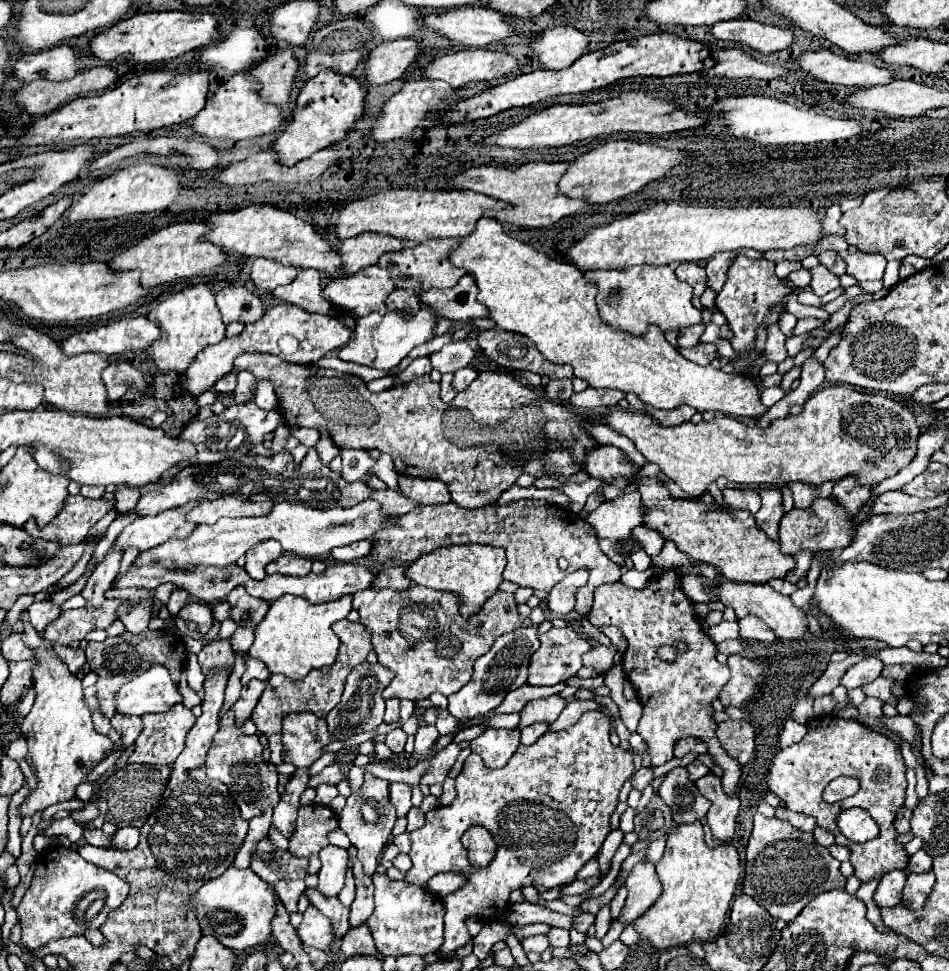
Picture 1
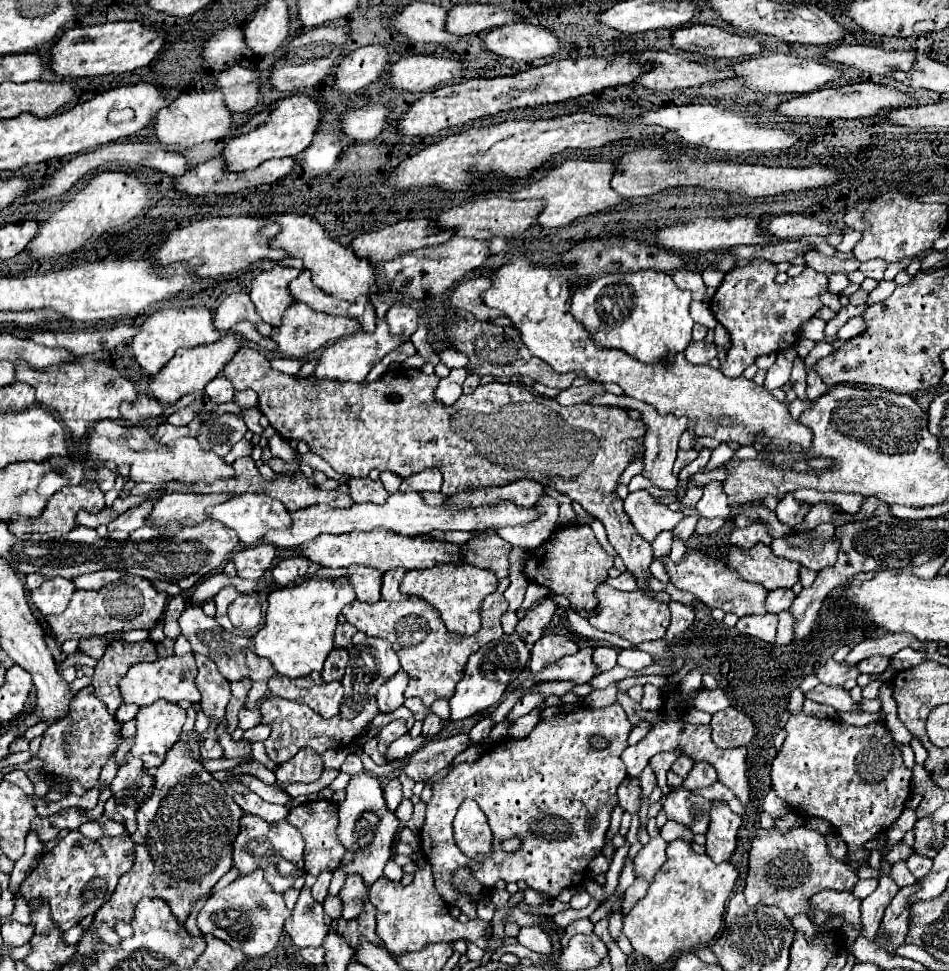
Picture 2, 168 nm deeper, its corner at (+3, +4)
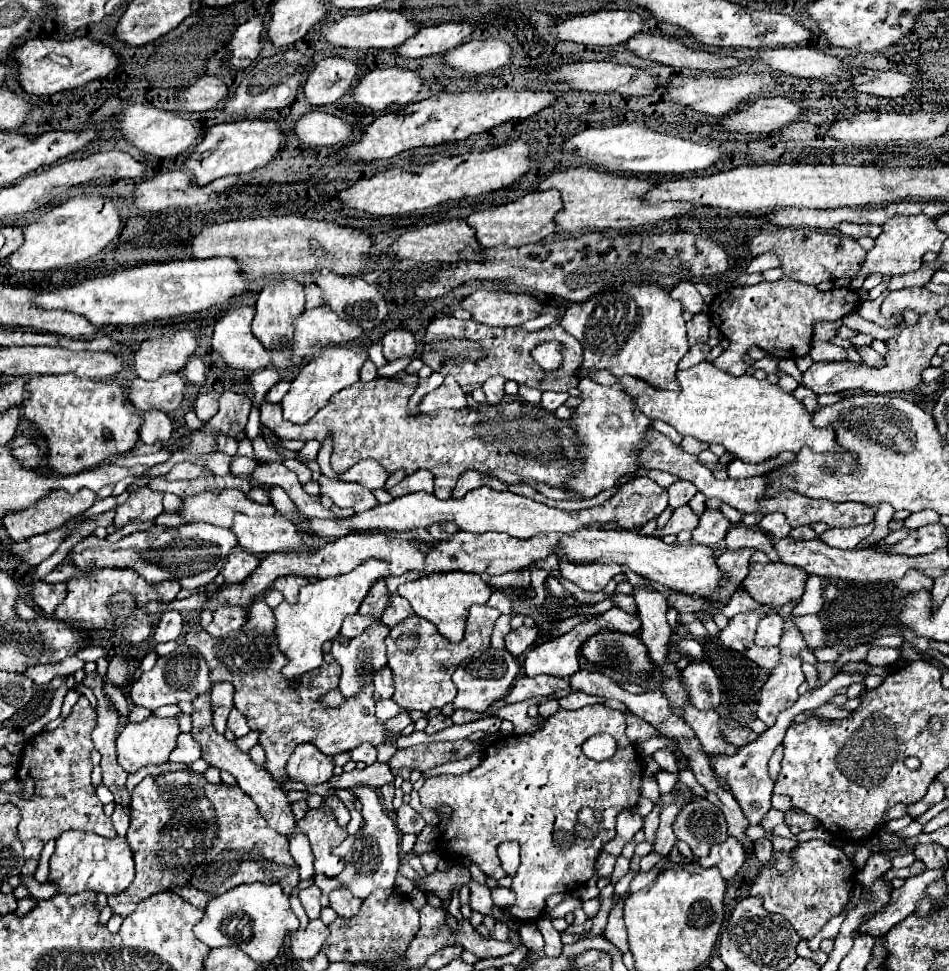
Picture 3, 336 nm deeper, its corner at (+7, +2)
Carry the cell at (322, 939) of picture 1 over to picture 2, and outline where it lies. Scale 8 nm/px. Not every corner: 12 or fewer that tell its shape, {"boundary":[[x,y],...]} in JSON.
{"boundary":[[303,888],[285,922],[297,948],[321,946],[333,920]]}

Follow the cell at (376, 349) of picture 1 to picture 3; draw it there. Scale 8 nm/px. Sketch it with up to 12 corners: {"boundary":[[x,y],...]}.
{"boundary":[[323,348],[281,400],[283,418],[309,422],[359,380],[367,352]]}

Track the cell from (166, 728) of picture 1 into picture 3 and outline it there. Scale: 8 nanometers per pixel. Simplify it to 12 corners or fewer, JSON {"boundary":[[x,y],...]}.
{"boundary":[[149,716],[117,738],[127,772],[167,762],[177,718]]}

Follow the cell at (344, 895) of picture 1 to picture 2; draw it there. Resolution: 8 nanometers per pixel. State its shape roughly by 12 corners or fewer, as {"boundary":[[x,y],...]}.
{"boundary":[[327,896],[323,906],[333,920],[341,916],[339,896]]}

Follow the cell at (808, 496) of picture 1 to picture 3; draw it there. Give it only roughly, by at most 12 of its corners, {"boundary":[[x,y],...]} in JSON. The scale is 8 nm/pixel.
{"boundary":[[779,512],[763,516],[759,526],[775,538],[791,532],[785,516]]}

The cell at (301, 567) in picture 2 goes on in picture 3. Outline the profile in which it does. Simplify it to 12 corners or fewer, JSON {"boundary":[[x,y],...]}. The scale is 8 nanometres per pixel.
{"boundary":[[283,576],[275,580],[289,604],[295,604],[299,588],[307,584],[303,576]]}

